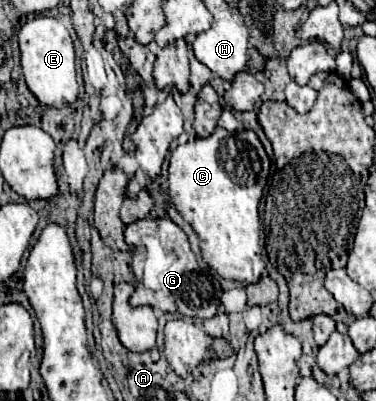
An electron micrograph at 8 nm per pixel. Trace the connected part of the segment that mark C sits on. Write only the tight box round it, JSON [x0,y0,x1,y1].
[168,127,270,285]

